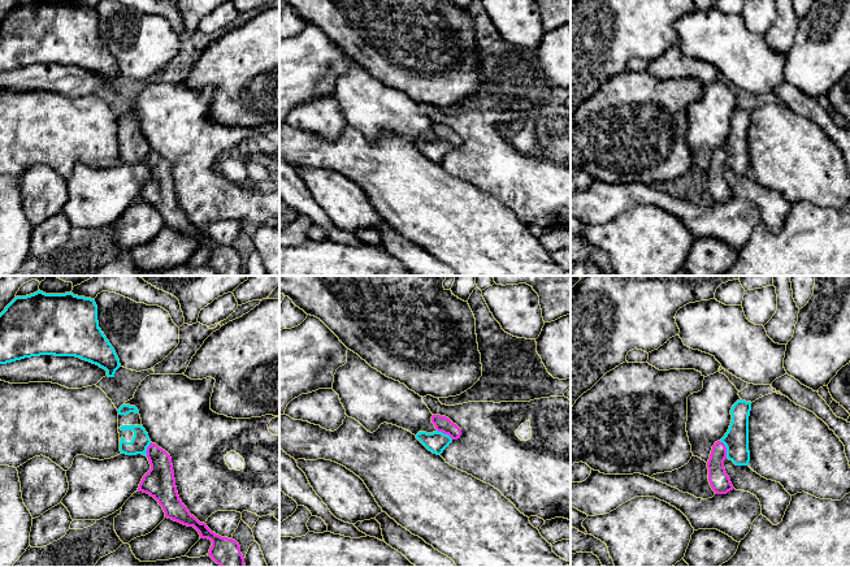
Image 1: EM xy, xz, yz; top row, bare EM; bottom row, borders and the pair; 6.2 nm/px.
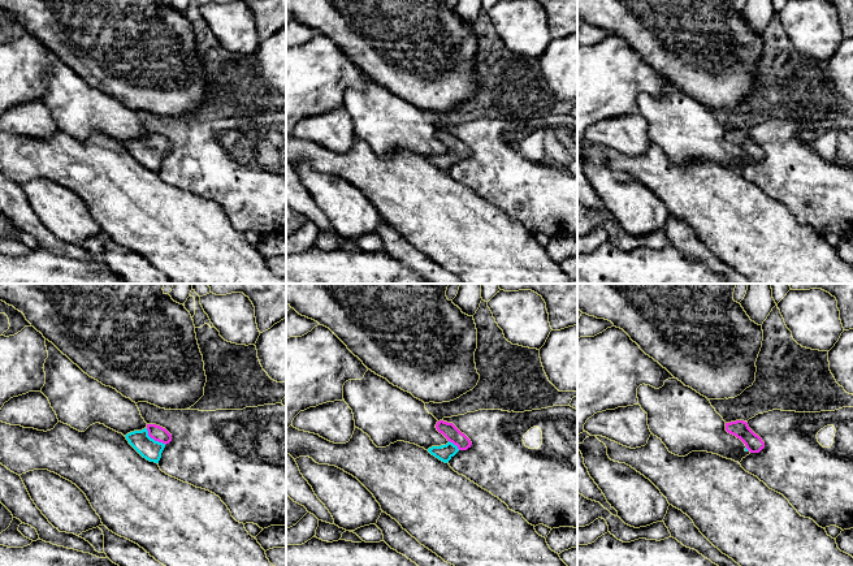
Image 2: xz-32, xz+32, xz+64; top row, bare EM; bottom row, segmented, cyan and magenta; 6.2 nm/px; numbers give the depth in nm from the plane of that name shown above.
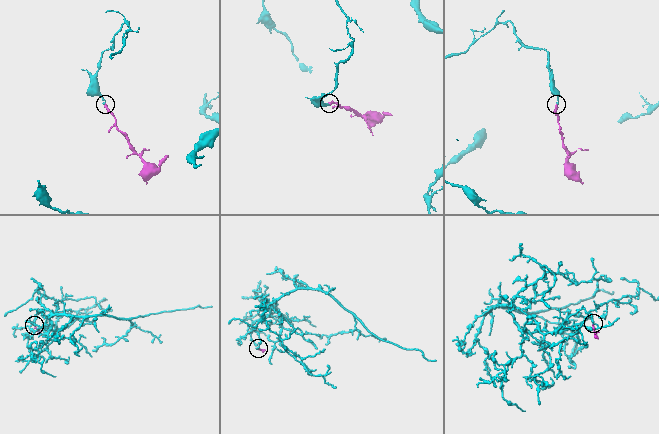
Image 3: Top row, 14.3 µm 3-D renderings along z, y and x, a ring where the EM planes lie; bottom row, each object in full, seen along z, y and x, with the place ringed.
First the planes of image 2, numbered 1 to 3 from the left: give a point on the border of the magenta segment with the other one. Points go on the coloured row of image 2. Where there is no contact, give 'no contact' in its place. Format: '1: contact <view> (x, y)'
1: contact xz-32 (152, 439)
2: contact xz+32 (453, 444)
3: no contact

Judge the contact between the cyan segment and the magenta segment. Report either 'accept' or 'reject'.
accept

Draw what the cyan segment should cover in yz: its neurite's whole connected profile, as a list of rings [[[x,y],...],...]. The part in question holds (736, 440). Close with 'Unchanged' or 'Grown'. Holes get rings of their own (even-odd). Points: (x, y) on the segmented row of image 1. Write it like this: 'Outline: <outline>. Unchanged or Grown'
Outline: [[[737,401],[730,410],[732,423],[728,432],[712,446],[707,468],[708,481],[715,494],[727,494],[734,489],[724,468],[724,460],[727,458],[736,466],[749,466],[750,411],[751,402]]]. Grown

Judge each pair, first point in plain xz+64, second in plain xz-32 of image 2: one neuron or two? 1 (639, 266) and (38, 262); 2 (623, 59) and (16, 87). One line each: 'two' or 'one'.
1: one
2: one

